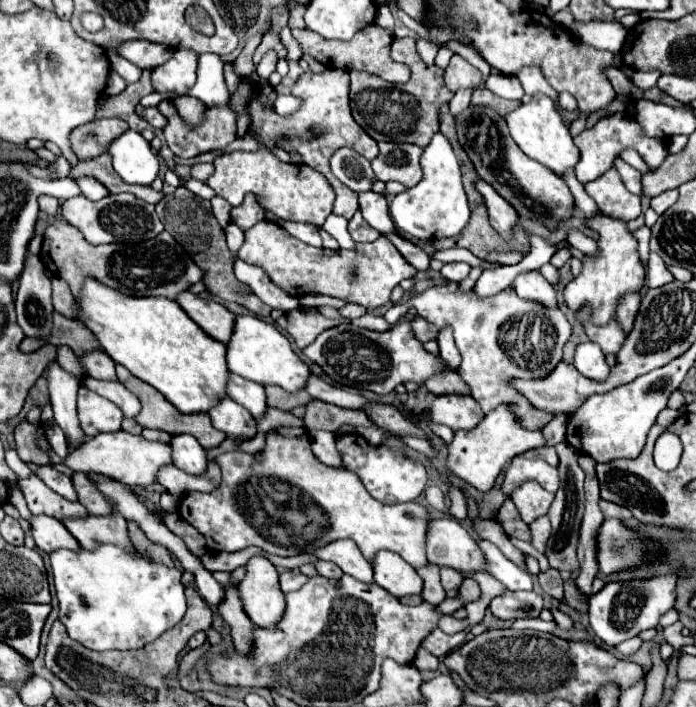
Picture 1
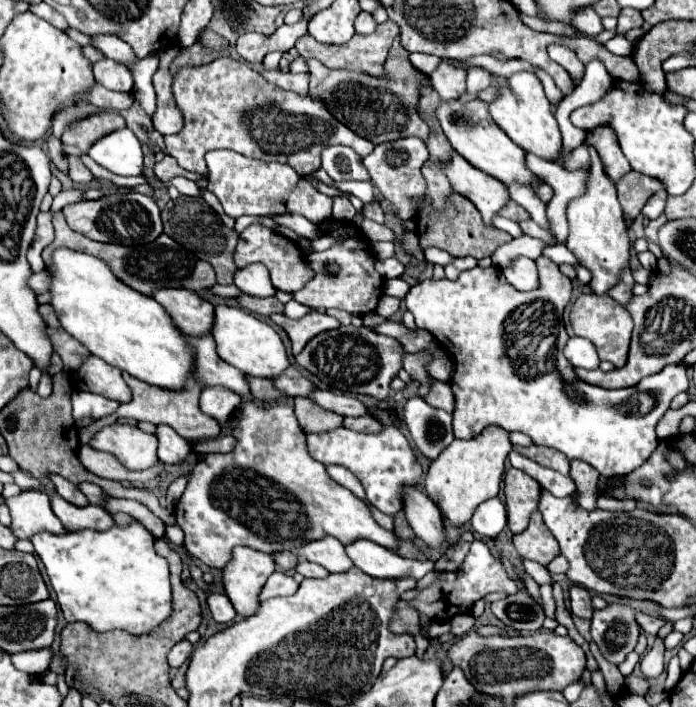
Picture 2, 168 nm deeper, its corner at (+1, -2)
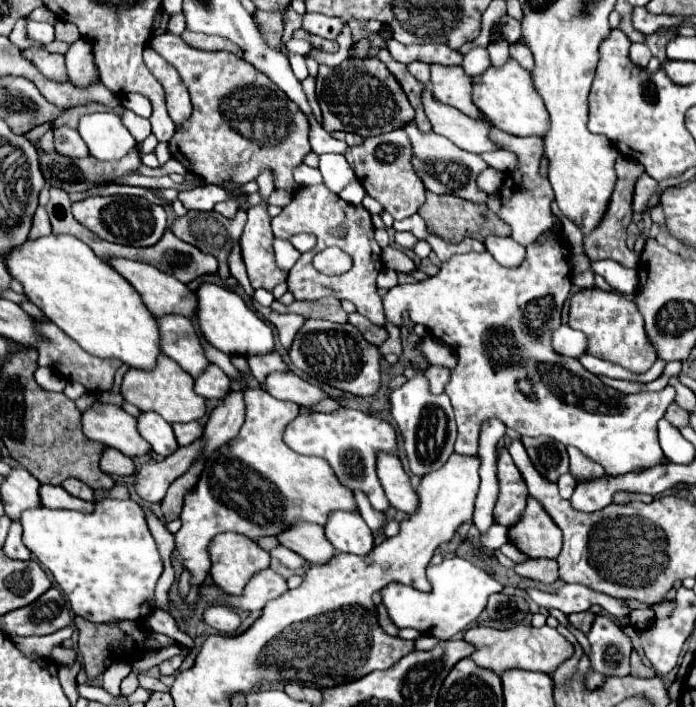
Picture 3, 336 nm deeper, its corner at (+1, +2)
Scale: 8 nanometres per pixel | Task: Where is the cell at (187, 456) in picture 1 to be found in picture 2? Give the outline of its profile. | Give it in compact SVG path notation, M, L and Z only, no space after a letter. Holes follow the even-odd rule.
M158 425L156 437L158 437L158 459L166 465L182 463L192 453L190 443L168 425Z

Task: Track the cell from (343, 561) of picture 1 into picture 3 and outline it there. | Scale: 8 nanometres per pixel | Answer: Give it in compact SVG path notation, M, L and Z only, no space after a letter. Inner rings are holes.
M296 523L280 533L278 541L314 565L326 565L336 555L334 545L324 535L324 527L314 523Z

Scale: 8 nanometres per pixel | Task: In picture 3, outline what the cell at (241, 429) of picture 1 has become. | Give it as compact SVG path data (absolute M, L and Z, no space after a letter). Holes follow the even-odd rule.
M210 365L194 385L194 391L204 399L224 399L230 393L230 379L218 365Z

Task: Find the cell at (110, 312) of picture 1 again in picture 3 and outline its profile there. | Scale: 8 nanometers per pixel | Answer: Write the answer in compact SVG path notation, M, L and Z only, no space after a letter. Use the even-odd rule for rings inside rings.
M48 235L26 241L6 257L14 279L24 285L28 299L68 337L80 343L90 355L120 359L128 367L148 371L158 355L158 321L142 303L138 291L122 279L110 263L98 259L94 251L72 235Z

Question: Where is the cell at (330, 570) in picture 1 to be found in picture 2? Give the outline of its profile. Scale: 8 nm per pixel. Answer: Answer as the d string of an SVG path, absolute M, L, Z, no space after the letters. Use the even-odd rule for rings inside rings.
M298 561L294 571L304 575L304 577L326 577L328 575L328 571L322 565L316 565L316 563L310 563L310 561Z

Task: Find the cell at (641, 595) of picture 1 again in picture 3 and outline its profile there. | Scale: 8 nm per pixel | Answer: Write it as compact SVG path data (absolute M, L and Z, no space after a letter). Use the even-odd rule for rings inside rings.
M598 615L590 633L588 641L592 647L590 661L594 673L586 677L586 685L596 689L602 685L604 677L608 675L628 675L630 673L630 651L632 639L626 635L624 627L614 623L608 615Z

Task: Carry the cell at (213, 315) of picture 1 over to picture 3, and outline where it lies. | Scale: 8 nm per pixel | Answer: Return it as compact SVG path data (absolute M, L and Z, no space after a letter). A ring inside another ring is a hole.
M110 259L108 263L142 295L142 301L156 317L158 315L184 315L184 317L196 315L198 297L186 285L182 285L178 279L174 279L174 275L162 273L154 267L148 267L146 263L130 261L130 259Z

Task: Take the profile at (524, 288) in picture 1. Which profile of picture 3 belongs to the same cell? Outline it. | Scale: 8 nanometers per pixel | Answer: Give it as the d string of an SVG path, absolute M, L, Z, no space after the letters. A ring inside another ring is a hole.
M488 237L486 239L486 249L492 253L492 257L504 265L504 267L518 267L522 259L526 257L526 249L518 245L512 237Z

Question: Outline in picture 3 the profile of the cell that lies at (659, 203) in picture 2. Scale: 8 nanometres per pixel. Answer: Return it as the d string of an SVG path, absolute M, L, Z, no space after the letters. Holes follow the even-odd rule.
M642 175L638 179L636 189L634 189L634 211L636 213L646 211L646 205L650 201L650 197L656 193L656 187L658 187L658 181L654 181L650 175Z

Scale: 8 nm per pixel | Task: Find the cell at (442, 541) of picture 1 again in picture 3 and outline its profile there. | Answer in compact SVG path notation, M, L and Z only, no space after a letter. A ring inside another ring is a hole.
M378 455L378 479L386 491L392 507L406 515L414 515L418 509L418 493L410 483L410 475L404 471L402 461L396 455Z

